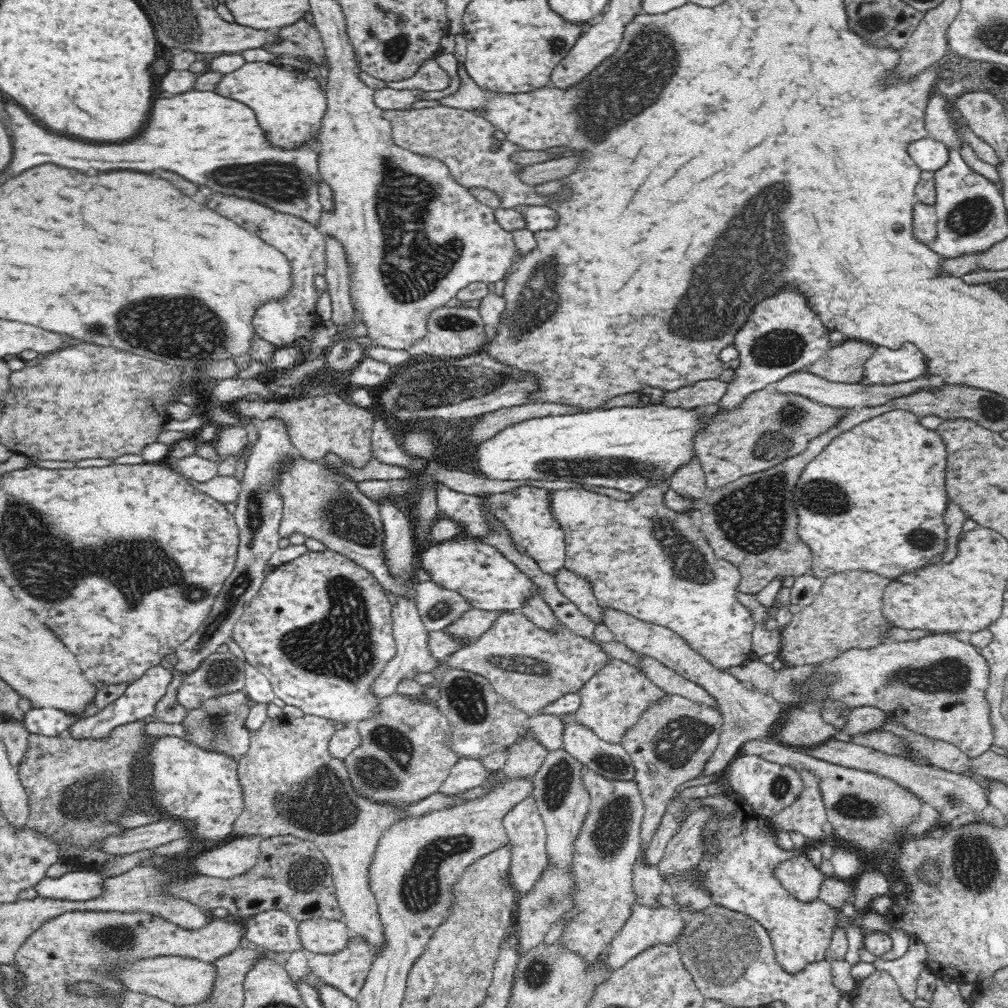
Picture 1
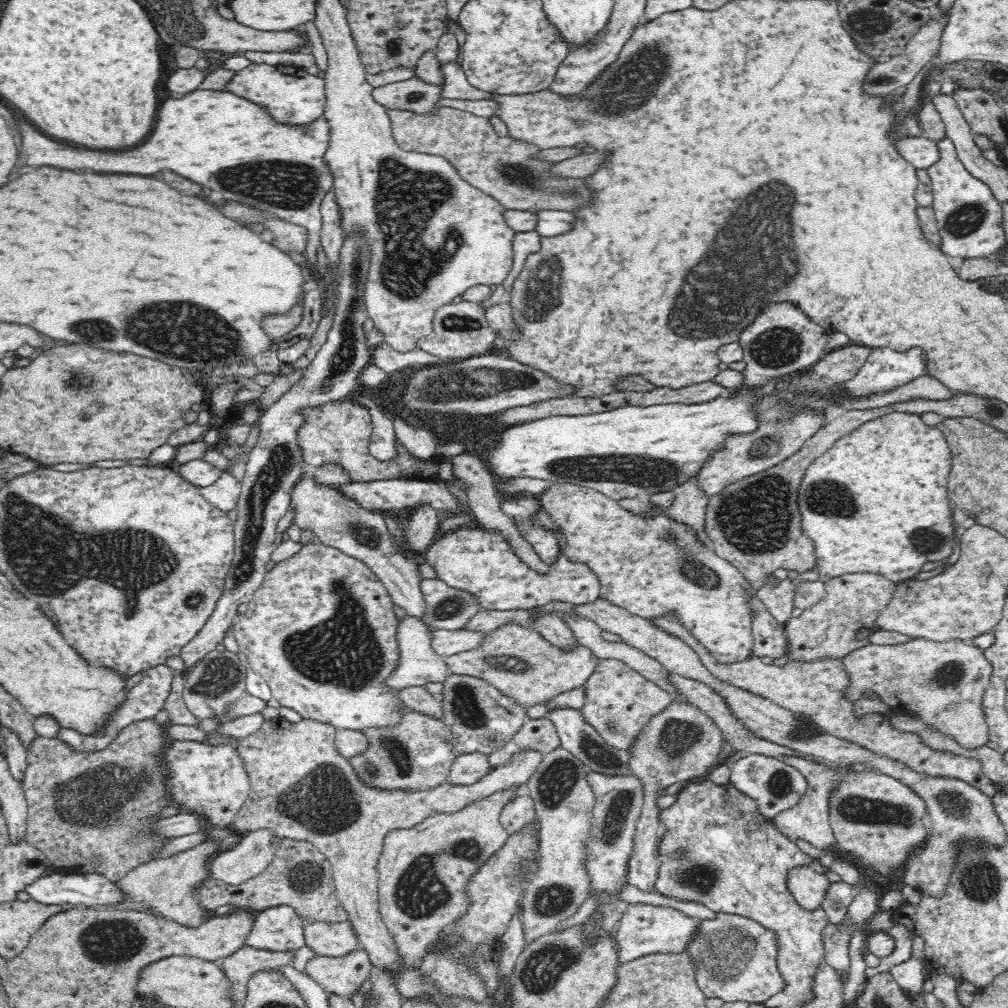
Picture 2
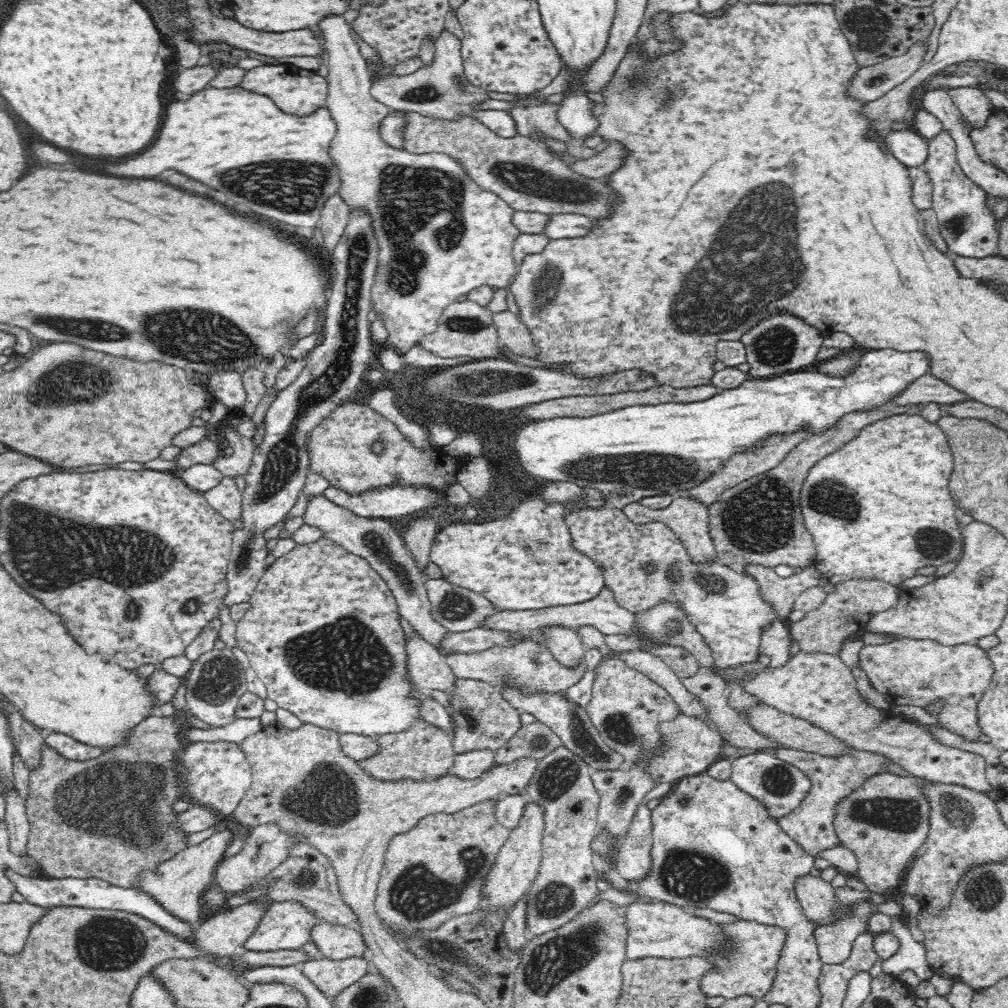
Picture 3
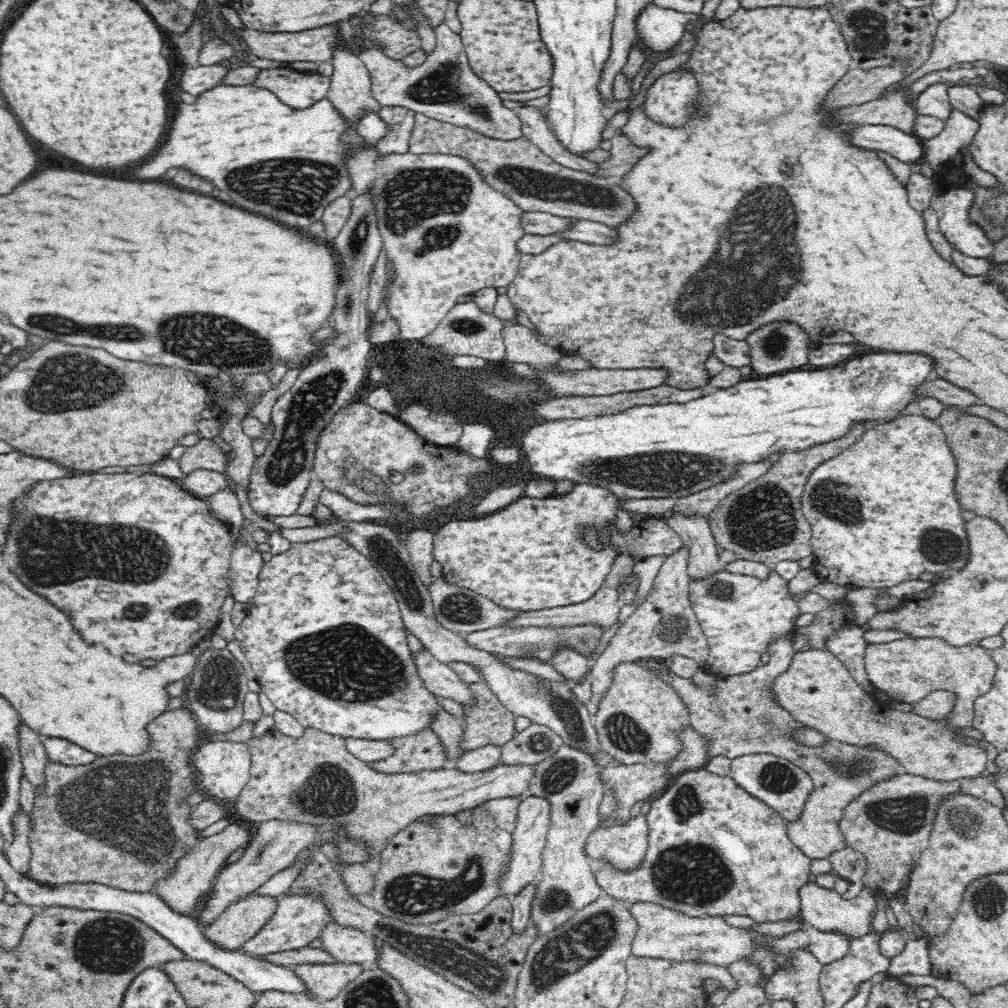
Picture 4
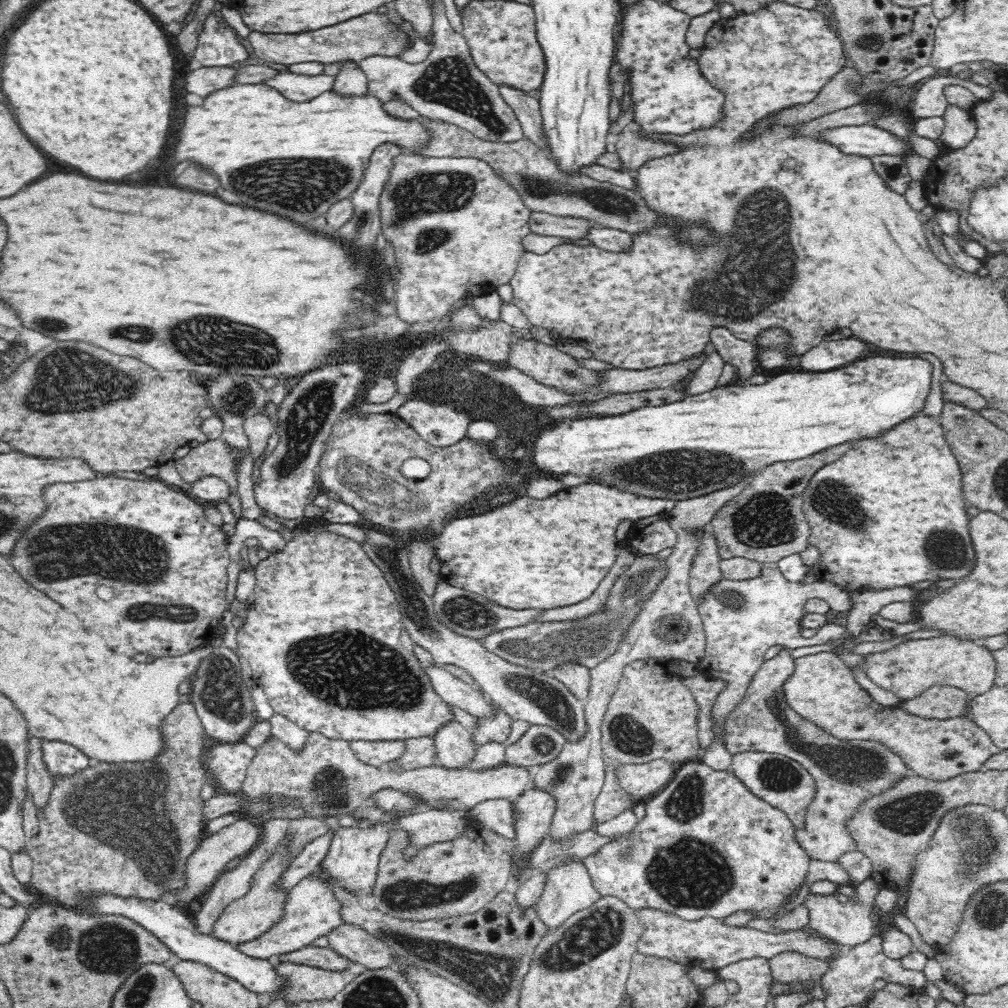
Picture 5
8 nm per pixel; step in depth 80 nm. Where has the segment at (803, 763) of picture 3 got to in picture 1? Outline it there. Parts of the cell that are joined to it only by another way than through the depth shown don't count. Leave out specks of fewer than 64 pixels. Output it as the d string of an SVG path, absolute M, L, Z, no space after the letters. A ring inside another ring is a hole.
M800 771L799 773L804 783L802 794L794 801L794 804L782 809L776 816L772 817L770 824L774 830L780 829L786 832L788 830L796 830L807 839L816 842L824 840L824 838L830 838L830 836L833 836L833 828L831 822L827 819L827 812L818 788L818 779L810 771Z

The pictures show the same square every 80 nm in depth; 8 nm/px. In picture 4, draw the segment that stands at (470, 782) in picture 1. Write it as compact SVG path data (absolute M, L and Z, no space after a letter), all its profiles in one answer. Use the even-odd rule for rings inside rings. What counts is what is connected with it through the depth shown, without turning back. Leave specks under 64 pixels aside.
M486 745L462 752L456 760L452 761L451 767L464 773L475 773L487 771L501 764L500 747Z

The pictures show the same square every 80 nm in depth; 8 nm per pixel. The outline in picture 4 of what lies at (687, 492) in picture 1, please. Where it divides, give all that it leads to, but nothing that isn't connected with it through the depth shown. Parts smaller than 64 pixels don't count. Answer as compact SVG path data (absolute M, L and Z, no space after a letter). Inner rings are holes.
M676 508L656 515L640 515L634 511L628 511L628 514L635 524L647 519L658 519L680 535L683 546L689 551L689 578L706 578L724 568L708 518L702 515L684 515L682 511L676 511Z

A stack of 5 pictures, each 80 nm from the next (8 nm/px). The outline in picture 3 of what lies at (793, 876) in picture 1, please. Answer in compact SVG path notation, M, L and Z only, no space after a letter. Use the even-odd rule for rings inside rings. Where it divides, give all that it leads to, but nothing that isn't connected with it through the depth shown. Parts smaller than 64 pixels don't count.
M809 872L796 876L794 892L805 916L816 924L832 923L838 918L842 918L844 912L848 912L848 908L846 908L842 909L839 915L832 913L832 908L836 908L834 887L820 876L812 875Z

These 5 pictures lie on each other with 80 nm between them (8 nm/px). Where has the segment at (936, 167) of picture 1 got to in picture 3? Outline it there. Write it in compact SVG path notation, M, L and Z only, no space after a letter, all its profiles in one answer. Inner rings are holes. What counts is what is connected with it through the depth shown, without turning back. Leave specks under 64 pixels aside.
M881 125L878 132L886 137L886 149L900 162L908 167L924 167L930 151L928 139L913 129L890 131L886 125Z

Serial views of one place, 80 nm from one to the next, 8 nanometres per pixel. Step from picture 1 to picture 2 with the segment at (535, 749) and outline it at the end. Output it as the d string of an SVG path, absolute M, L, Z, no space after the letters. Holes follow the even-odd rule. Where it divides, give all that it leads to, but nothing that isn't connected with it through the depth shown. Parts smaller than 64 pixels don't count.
M275 717L265 720L257 731L245 736L239 742L237 751L243 761L244 771L250 779L250 790L248 798L234 816L232 823L239 834L244 831L266 829L279 838L311 842L330 861L339 904L344 907L350 927L354 929L361 947L369 954L370 961L375 966L384 966L384 969L396 971L401 966L401 958L398 957L396 943L382 920L379 911L378 883L376 883L378 882L376 862L380 858L384 836L394 828L410 828L432 814L456 812L504 788L525 784L540 767L544 754L531 748L520 750L512 754L512 759L506 765L491 769L486 776L471 785L452 785L444 782L436 788L425 791L412 792L402 789L390 791L368 787L356 777L349 760L339 756L338 751L334 749L336 733L337 729L334 726L319 720L302 718L300 722L288 722L285 718Z

